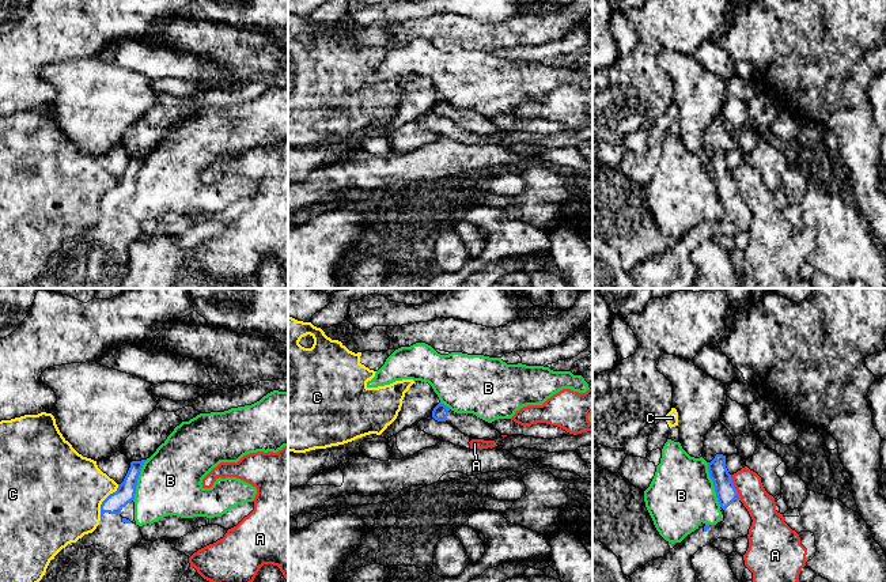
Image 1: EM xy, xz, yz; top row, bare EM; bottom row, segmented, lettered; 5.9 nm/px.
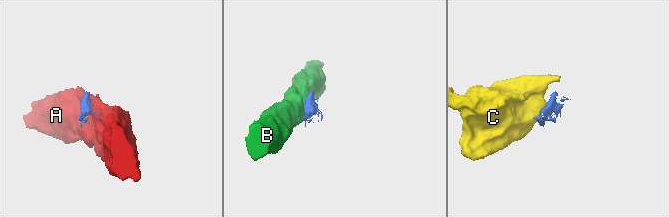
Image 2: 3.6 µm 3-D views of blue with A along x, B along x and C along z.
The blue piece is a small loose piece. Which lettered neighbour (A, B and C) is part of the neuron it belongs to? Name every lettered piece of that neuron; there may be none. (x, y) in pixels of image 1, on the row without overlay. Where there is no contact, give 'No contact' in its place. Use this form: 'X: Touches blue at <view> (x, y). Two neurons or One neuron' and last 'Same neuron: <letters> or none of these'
A: Touches blue at yz (734, 182). Two neurons
B: Touches blue at yz (714, 180). Two neurons
C: Touches blue at xy (103, 196). Two neurons
Same neuron: none of these

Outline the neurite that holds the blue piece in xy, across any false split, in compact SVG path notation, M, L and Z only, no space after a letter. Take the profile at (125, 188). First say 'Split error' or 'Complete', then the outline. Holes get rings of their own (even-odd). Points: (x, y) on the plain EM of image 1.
Split error. M145 156L130 158L117 186L102 197L96 224L63 243L42 275L24 288L118 288L122 284L129 245L143 235L143 230L139 220L121 212L121 205L135 194Z

